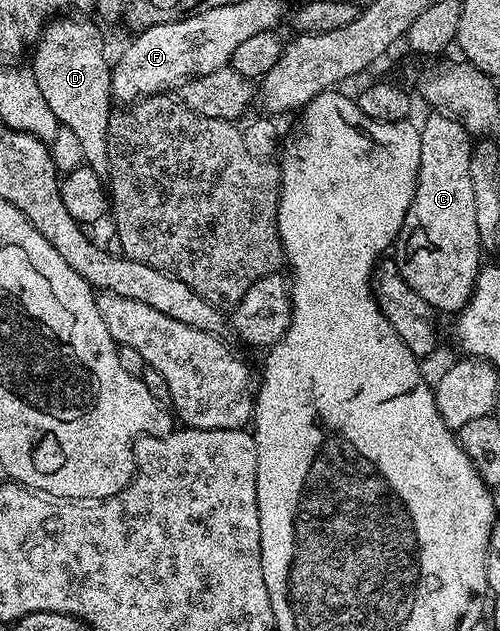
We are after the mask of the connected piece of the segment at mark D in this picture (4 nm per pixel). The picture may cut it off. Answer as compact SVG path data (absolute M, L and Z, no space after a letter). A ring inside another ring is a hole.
M58 16L47 23L33 47L30 69L52 114L79 139L85 167L95 170L104 180L110 173L107 134L112 115L112 66L106 58L103 29L95 21L72 19Z

